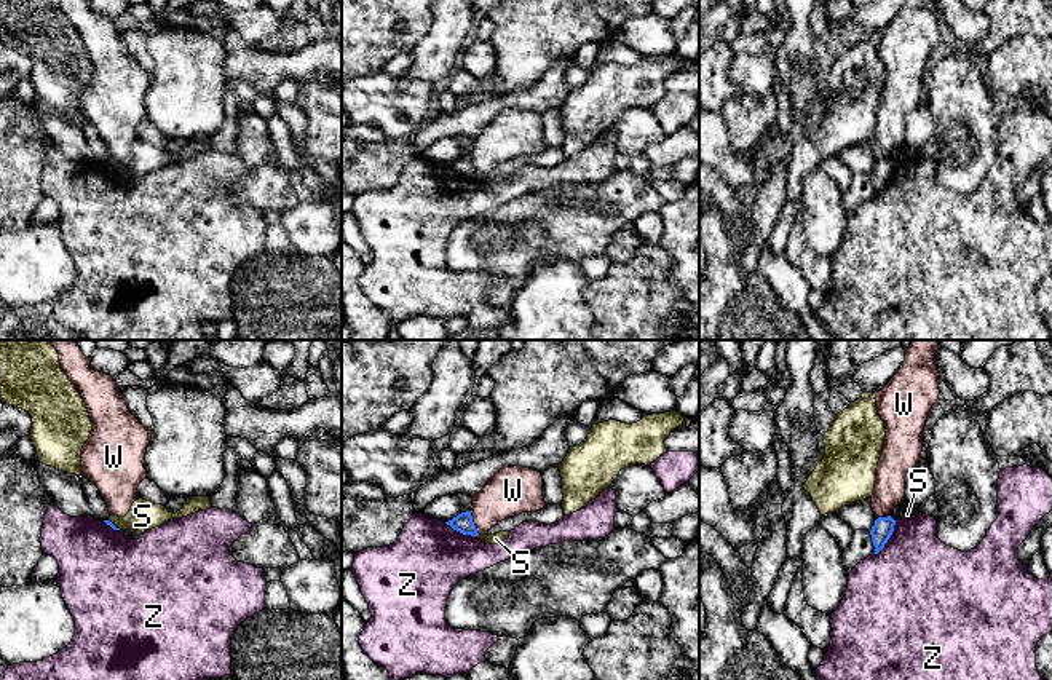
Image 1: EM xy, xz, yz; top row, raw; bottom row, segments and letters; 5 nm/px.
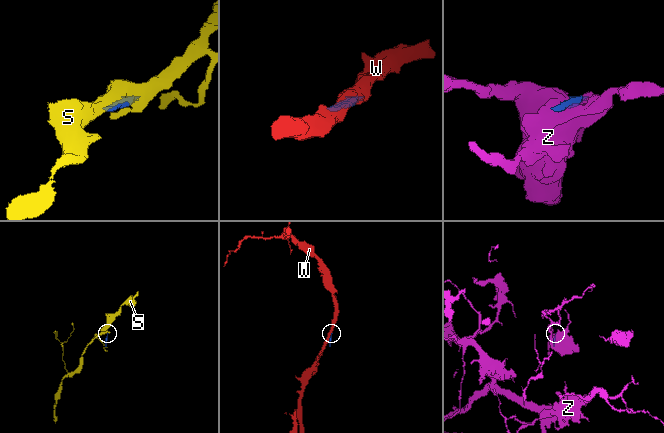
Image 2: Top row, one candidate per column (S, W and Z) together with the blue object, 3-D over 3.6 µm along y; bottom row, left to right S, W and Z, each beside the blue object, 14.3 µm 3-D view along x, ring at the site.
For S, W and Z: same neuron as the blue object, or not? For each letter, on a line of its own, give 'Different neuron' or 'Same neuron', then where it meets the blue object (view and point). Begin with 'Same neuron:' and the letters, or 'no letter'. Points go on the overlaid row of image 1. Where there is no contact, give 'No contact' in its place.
Same neuron: no letter
S: Different neuron. Touches blue at xy (114, 525)
W: Different neuron. Touches blue at xz (473, 522)
Z: Different neuron. Touches blue at yz (889, 537)

